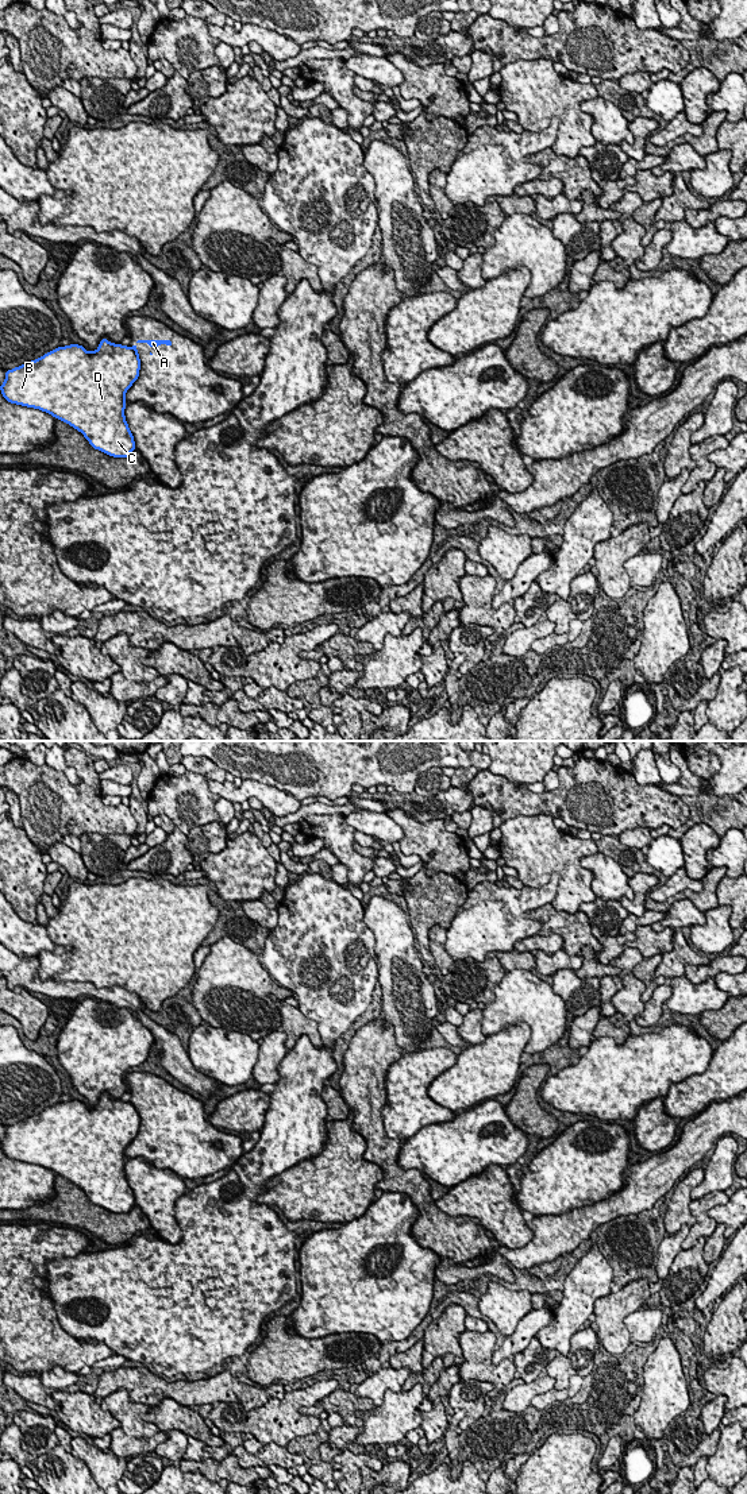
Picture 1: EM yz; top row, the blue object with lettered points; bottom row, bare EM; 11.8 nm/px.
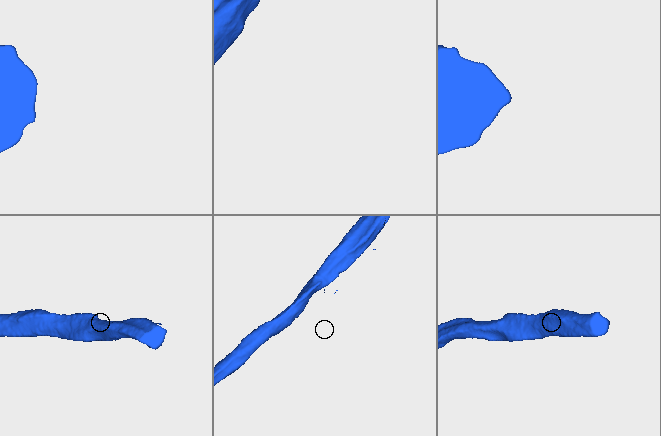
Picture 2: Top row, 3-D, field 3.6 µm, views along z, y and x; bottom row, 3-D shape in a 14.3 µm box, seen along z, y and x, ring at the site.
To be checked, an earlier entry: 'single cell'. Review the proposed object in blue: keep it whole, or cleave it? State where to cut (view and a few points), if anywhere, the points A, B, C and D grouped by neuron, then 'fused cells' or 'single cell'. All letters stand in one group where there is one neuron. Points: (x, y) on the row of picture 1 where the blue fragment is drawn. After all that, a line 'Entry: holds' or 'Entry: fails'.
cut yz (131, 347), (138, 356); groups A / B C D; fused cells
Entry: fails

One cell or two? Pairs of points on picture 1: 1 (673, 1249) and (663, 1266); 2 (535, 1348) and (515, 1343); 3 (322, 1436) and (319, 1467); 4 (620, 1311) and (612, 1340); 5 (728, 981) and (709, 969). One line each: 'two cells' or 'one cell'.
1: one cell
2: two cells
3: one cell
4: one cell
5: two cells

